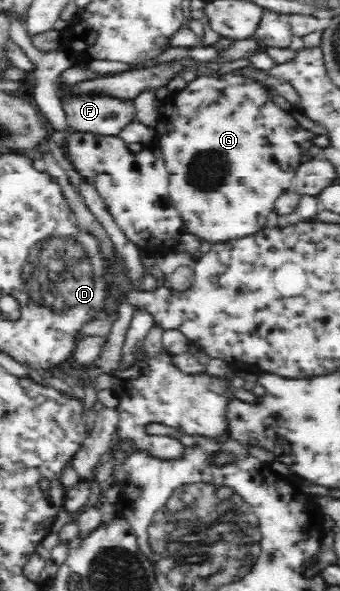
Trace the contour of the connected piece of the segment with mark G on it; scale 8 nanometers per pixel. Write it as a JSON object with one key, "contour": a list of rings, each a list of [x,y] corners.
{"contour":[[[223,70],[220,73],[213,73],[205,71],[202,75],[197,75],[193,81],[188,83],[187,87],[182,91],[170,94],[164,101],[161,107],[161,113],[167,117],[167,125],[171,125],[171,129],[167,133],[163,133],[161,137],[155,137],[155,144],[163,153],[164,163],[167,171],[169,171],[170,183],[169,194],[173,203],[181,213],[181,218],[185,221],[185,228],[187,232],[197,236],[203,242],[210,242],[211,244],[229,241],[229,239],[245,238],[249,235],[258,233],[265,228],[267,216],[274,209],[276,200],[289,187],[293,187],[293,179],[297,173],[298,167],[301,165],[301,157],[303,153],[307,152],[309,147],[315,145],[311,139],[315,137],[309,129],[303,129],[295,119],[291,111],[283,111],[281,107],[277,107],[271,100],[272,92],[269,93],[267,86],[259,80],[253,78],[242,77],[241,75],[231,75],[229,72]]]}

